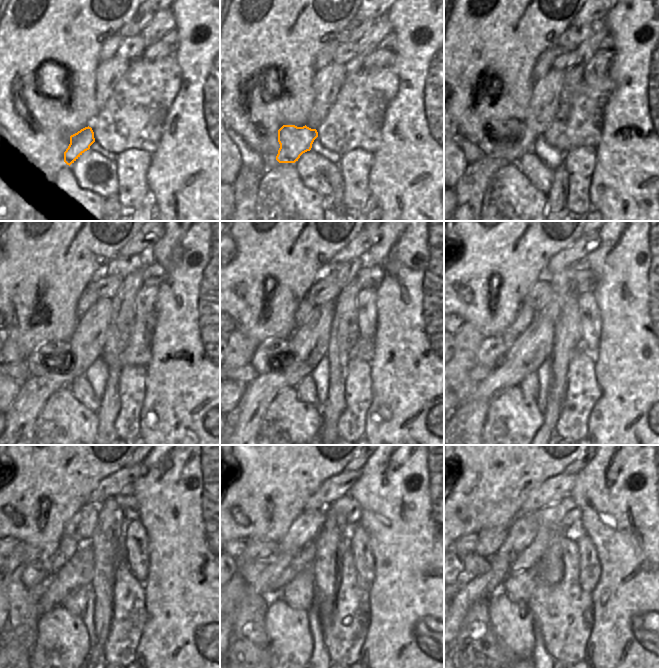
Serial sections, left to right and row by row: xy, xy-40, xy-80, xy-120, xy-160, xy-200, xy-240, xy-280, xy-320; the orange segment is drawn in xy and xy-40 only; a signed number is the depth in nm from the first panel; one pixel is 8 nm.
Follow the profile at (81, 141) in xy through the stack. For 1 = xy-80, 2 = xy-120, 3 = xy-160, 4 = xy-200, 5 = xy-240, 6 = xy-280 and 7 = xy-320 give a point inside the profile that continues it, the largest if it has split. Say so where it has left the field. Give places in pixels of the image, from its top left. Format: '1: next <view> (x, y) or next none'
1: next xy-80 (509, 139)
2: next xy-120 (38, 362)
3: next xy-160 (267, 352)
4: next xy-200 (492, 349)
5: next xy-240 (35, 573)
6: next xy-280 (250, 571)
7: next xy-320 (474, 565)

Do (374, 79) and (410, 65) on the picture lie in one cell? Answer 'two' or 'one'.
two

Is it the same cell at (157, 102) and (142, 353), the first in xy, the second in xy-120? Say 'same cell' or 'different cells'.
same cell

